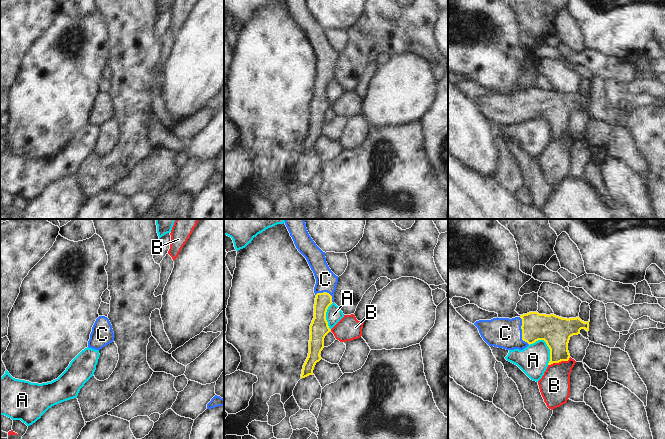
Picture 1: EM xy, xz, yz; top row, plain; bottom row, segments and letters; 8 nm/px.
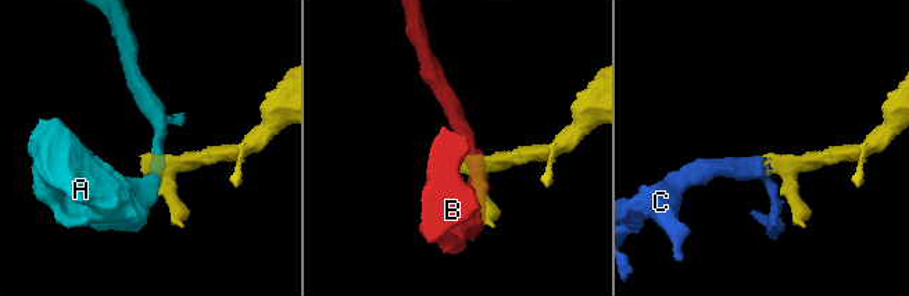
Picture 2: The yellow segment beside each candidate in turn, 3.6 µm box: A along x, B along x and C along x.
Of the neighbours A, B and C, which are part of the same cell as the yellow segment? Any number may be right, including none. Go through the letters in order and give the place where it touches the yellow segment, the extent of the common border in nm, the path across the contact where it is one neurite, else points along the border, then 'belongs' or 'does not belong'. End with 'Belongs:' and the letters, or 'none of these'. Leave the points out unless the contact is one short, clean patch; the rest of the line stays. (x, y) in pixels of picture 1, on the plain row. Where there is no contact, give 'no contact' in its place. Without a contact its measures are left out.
A: meets yellow in yz at (547, 121); contact 220 nm long; does not belong
B: meets yellow in yz at (559, 137); contact 200 nm long; does not belong
C: meets yellow in yz at (522, 108); contact 240 nm long; runs through yz (553, 105), (526, 105), (522, 108), (505, 109); belongs
Belongs: C

